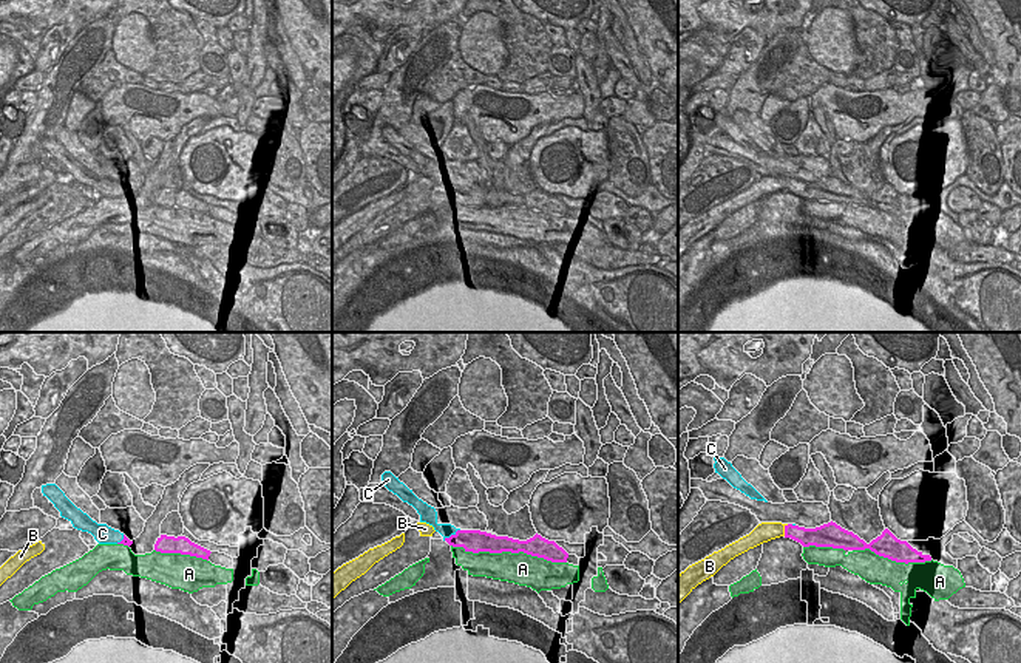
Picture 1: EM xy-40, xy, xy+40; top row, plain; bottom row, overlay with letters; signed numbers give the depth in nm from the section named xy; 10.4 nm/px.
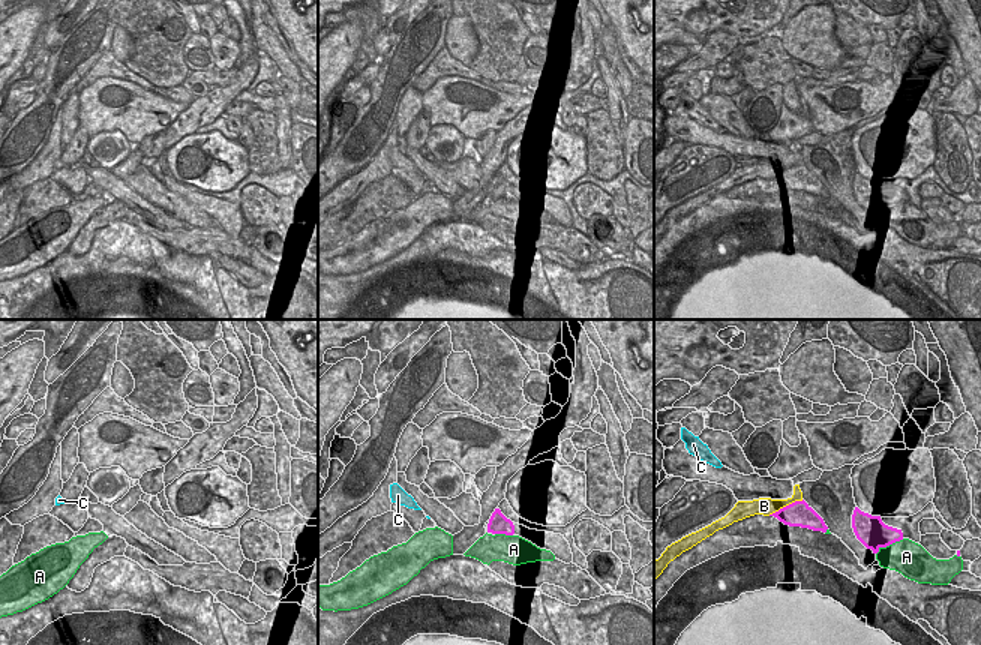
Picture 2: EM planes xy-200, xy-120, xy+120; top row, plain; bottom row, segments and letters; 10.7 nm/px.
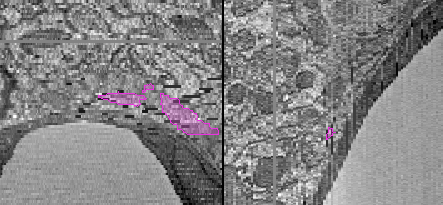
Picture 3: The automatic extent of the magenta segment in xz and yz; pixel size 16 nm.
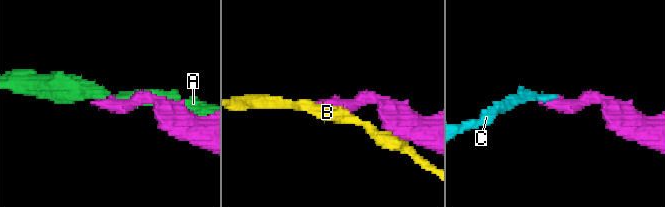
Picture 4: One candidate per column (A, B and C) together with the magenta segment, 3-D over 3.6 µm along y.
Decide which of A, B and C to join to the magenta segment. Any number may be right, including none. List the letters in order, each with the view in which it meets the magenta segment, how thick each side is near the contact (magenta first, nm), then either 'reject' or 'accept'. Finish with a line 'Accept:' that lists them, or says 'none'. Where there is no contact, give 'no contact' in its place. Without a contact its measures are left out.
A: contact in xy; calibres 190 and 340 nm; reject
B: contact in xy+40; calibres 190 and 200 nm; reject
C: contact in xy; calibres 240 and 140 nm; accept
Accept: C

